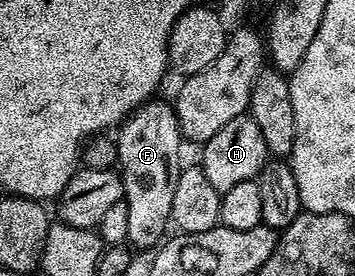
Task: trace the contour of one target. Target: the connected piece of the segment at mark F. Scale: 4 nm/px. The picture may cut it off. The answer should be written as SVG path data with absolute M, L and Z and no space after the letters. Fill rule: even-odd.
M155 100L143 101L123 119L117 130L119 138L115 142L117 166L123 179L123 201L129 208L127 242L132 247L154 247L164 237L163 229L171 222L175 177L181 169L181 135L174 105L170 101L153 101Z

